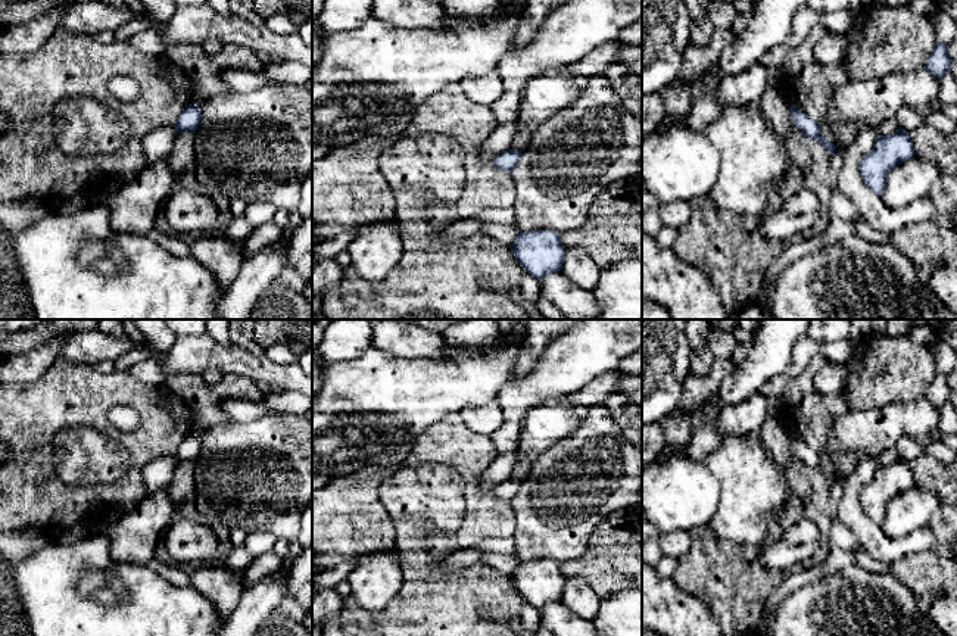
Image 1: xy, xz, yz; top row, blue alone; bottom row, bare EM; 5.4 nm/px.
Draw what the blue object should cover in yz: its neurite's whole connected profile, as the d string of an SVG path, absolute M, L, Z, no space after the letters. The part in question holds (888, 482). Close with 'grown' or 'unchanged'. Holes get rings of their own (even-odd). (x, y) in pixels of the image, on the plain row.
M898 458L889 465L877 465L872 480L861 487L858 502L864 514L880 526L886 518L888 504L914 484L908 462Z | unchanged

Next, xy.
M193 431L181 442L174 456L177 458L178 464L184 461L196 461L200 449L200 437L196 431Z | unchanged

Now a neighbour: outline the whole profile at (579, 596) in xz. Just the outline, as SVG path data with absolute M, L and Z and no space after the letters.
M565 577L562 602L577 615L589 623L598 617L602 599L587 582L579 577Z

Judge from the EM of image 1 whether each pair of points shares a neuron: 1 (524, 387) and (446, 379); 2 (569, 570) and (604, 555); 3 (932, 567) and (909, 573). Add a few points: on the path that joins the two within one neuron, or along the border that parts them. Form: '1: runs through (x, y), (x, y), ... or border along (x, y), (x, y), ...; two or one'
1: border along (514, 380), (508, 382), (496, 398); two
2: runs through (577, 569), (595, 564); one
3: runs through (926, 571), (915, 571); one

